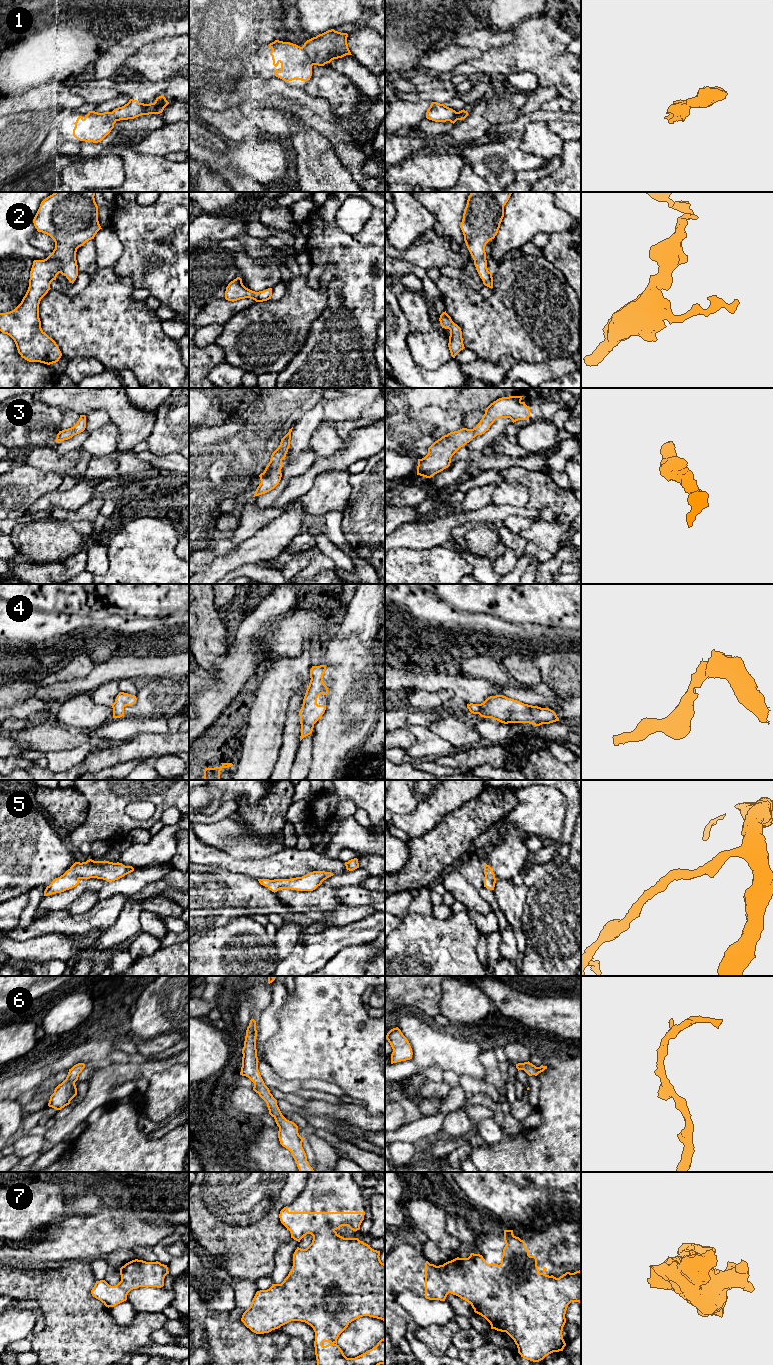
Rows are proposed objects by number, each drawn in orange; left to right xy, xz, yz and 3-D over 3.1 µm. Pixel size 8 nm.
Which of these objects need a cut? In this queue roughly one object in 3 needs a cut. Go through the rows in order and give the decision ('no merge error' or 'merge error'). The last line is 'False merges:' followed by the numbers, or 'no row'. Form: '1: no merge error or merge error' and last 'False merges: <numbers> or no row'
1: merge error
2: no merge error
3: no merge error
4: no merge error
5: no merge error
6: no merge error
7: no merge error
False merges: 1

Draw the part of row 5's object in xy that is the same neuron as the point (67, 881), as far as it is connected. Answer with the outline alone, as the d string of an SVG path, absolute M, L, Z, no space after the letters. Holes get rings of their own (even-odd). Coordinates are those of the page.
M109 861L75 862L63 875L55 878L44 891L44 896L61 893L76 887L80 879L97 878L107 882L118 880L134 871L132 866L125 866L122 863Z

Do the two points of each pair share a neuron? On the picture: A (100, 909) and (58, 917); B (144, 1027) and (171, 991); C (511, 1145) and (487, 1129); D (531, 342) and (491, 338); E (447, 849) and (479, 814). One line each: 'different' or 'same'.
A: same
B: same
C: different
D: same
E: same

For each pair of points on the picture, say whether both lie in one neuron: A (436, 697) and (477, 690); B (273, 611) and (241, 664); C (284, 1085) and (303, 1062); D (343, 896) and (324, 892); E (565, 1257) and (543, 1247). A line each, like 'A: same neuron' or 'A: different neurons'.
A: different neurons
B: same neuron
C: different neurons
D: different neurons
E: different neurons

